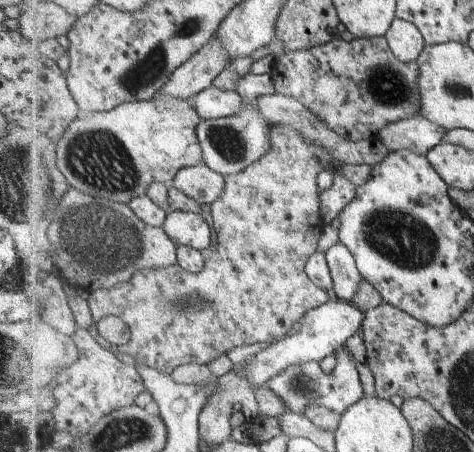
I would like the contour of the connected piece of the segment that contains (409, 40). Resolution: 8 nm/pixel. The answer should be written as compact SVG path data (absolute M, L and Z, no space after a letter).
M398 17L385 37L392 52L403 63L418 61L426 46L425 38L419 28L415 24Z

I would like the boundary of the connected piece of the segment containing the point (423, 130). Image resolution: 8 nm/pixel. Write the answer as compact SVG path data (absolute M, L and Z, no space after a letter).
M418 116L389 124L380 131L379 139L390 152L408 149L426 156L443 142L446 132L440 125Z

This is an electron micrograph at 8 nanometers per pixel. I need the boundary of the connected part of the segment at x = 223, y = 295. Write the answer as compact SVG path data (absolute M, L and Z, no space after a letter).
M288 123L278 124L272 128L272 148L260 160L251 164L239 175L230 175L226 178L226 186L223 195L211 205L211 212L213 218L213 227L217 233L217 245L214 251L209 249L203 252L205 258L205 268L201 273L195 275L184 271L179 265L162 267L157 269L144 269L141 274L134 275L128 284L121 284L111 289L101 289L98 291L90 291L85 293L87 304L91 308L93 314L93 324L88 328L91 336L107 350L115 349L117 352L129 353L136 361L146 363L153 366L155 369L161 370L163 373L173 373L178 367L182 365L189 365L192 363L200 363L201 365L213 362L215 358L219 358L222 354L226 355L229 350L234 347L245 346L247 344L270 344L277 341L282 336L286 336L291 332L291 328L301 321L307 312L315 308L328 304L334 295L324 289L318 288L306 273L306 265L317 253L319 248L319 238L325 230L327 222L322 216L322 209L320 208L320 193L319 186L317 186L317 176L323 170L336 170L338 161L323 148L317 144L308 143L302 132L299 129L291 127Z

